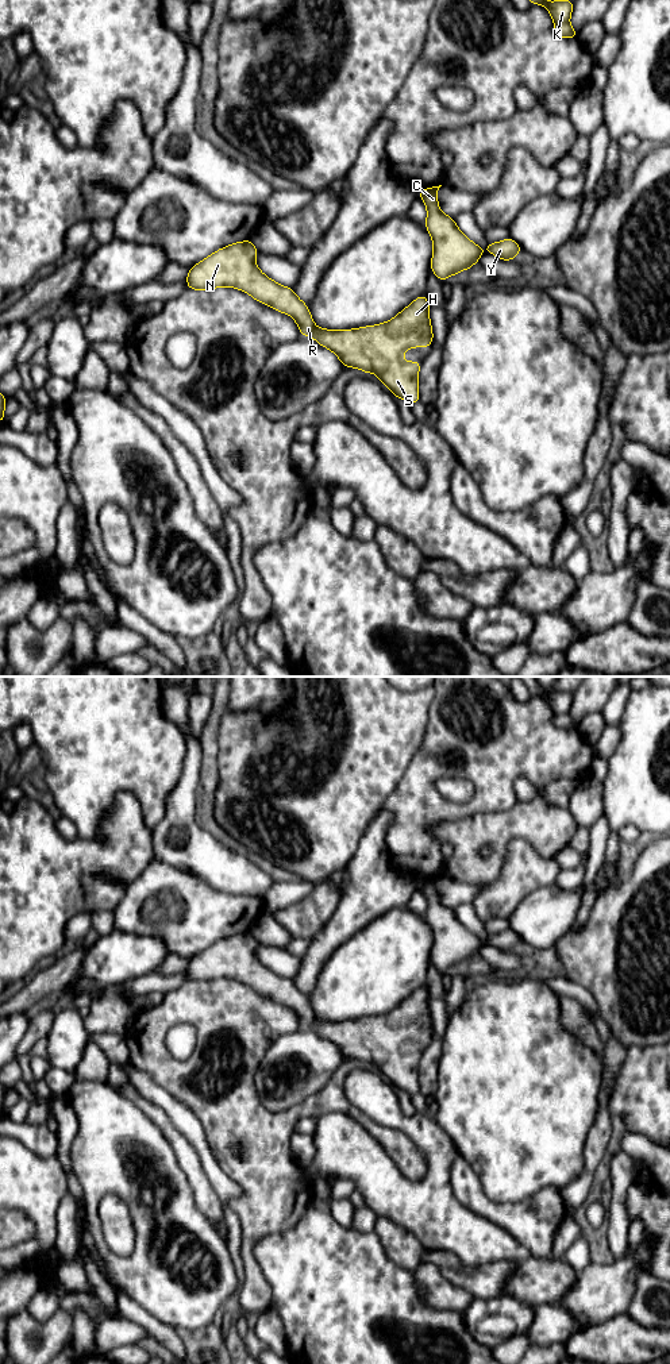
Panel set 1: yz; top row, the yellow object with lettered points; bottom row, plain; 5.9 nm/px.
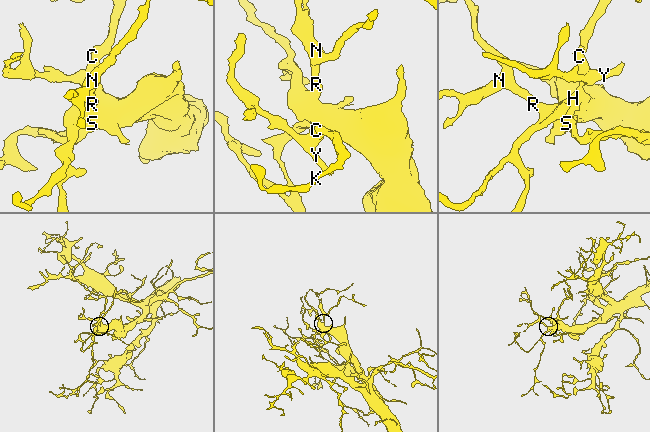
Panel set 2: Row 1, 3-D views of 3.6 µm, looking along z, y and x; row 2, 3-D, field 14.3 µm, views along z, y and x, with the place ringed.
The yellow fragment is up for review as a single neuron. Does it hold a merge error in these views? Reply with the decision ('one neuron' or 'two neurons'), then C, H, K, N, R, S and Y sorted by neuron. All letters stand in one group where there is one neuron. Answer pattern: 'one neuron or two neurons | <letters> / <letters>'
one neuron | C H K N R S Y

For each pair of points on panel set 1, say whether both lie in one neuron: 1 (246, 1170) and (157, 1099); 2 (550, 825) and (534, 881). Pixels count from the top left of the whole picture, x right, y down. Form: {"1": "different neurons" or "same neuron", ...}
{"1": "different neurons", "2": "different neurons"}

